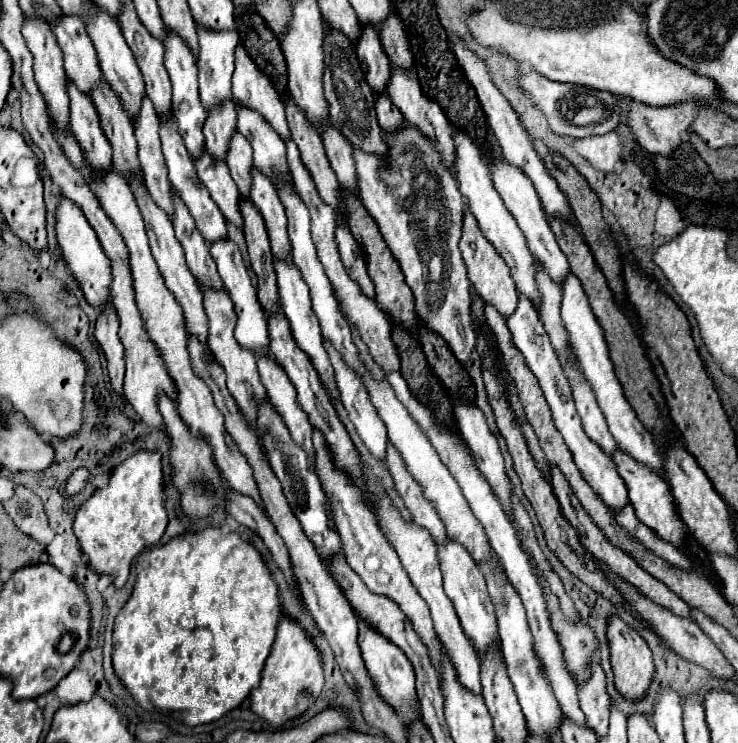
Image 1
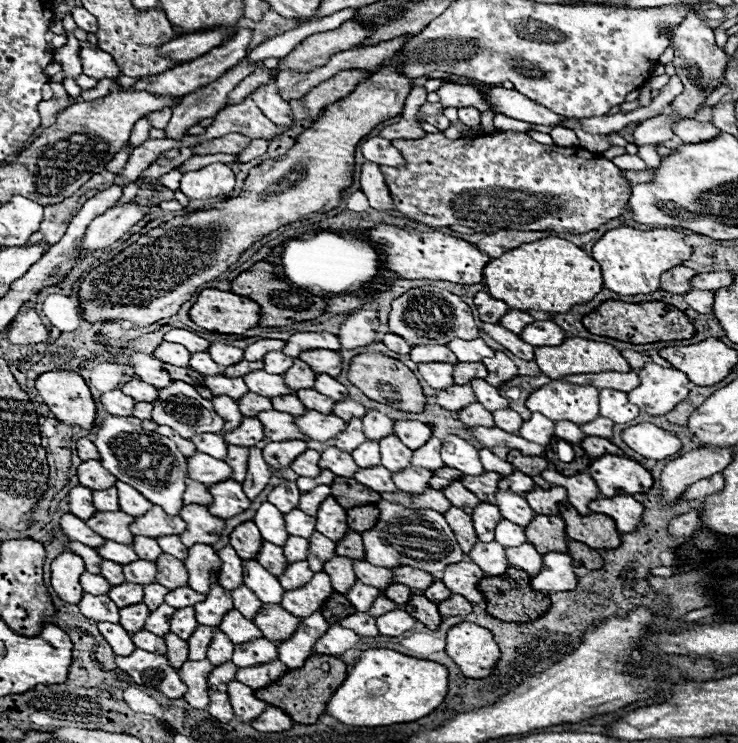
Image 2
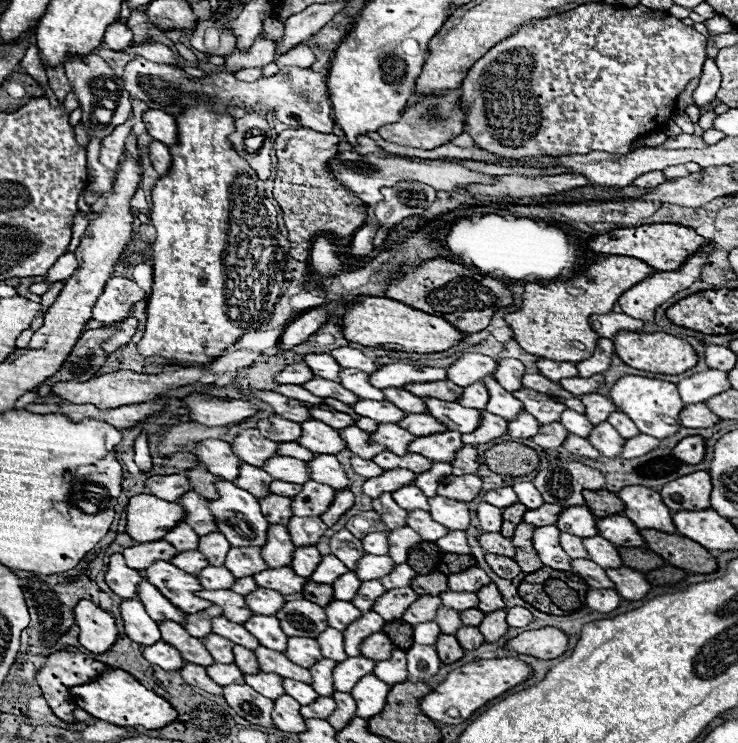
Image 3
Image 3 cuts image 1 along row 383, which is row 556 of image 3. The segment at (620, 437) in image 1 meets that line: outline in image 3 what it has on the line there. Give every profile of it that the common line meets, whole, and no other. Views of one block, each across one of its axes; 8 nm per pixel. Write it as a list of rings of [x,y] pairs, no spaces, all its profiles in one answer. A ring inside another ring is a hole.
[[[592,536],[592,538],[584,538],[584,548],[588,552],[588,558],[592,562],[596,562],[602,568],[620,568],[622,560],[616,552],[616,546],[612,546],[612,542],[600,538],[600,536]]]

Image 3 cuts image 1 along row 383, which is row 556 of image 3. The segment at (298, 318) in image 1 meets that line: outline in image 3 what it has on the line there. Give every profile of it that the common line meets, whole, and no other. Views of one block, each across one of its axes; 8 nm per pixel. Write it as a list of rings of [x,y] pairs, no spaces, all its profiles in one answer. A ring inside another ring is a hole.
[[[328,554],[328,556],[322,556],[322,562],[318,564],[318,568],[314,570],[314,574],[310,576],[314,582],[320,582],[320,584],[332,584],[338,576],[350,572],[334,554]]]

